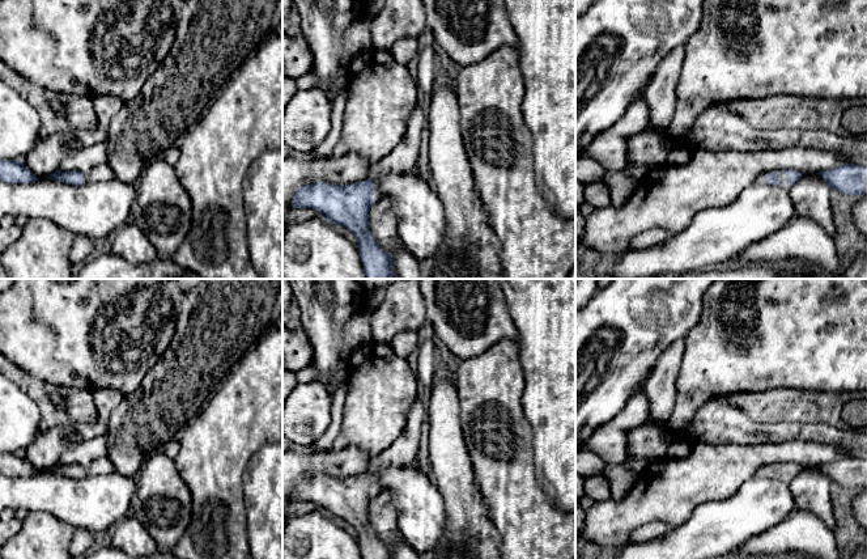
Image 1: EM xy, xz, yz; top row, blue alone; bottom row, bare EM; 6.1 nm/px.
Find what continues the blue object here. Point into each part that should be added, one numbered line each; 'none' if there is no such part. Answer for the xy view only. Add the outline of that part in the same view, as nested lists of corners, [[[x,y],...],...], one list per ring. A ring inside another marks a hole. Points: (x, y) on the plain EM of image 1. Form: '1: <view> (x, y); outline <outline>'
1: xy (101, 466); outline [[[107,457],[97,458],[88,466],[82,466],[82,467],[84,467],[82,478],[89,477],[89,475],[106,475],[106,474],[115,473],[114,467]]]

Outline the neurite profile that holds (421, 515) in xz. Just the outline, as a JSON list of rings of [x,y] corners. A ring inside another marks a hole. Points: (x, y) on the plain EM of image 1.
[[[357,446],[313,454],[282,450],[282,501],[293,501],[299,479],[315,475],[343,479],[370,471],[375,484],[392,494],[398,509],[396,525],[404,541],[418,554],[430,550],[445,532],[443,496],[417,462],[378,469],[377,458],[378,454]]]

